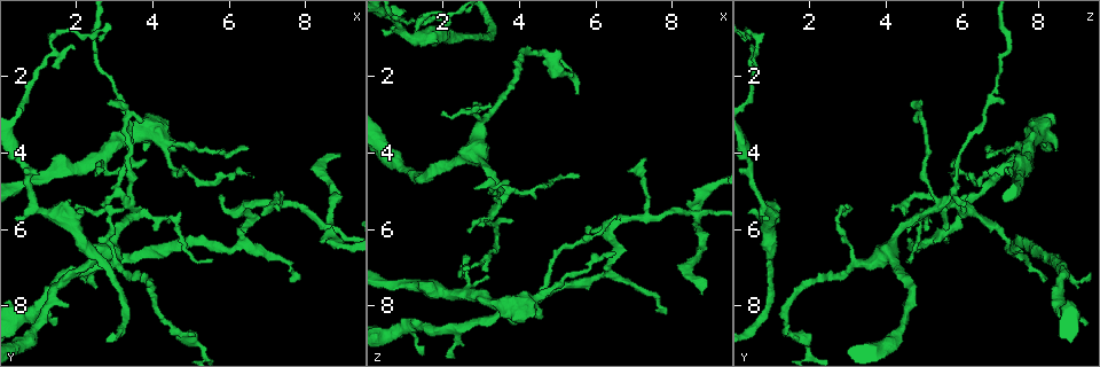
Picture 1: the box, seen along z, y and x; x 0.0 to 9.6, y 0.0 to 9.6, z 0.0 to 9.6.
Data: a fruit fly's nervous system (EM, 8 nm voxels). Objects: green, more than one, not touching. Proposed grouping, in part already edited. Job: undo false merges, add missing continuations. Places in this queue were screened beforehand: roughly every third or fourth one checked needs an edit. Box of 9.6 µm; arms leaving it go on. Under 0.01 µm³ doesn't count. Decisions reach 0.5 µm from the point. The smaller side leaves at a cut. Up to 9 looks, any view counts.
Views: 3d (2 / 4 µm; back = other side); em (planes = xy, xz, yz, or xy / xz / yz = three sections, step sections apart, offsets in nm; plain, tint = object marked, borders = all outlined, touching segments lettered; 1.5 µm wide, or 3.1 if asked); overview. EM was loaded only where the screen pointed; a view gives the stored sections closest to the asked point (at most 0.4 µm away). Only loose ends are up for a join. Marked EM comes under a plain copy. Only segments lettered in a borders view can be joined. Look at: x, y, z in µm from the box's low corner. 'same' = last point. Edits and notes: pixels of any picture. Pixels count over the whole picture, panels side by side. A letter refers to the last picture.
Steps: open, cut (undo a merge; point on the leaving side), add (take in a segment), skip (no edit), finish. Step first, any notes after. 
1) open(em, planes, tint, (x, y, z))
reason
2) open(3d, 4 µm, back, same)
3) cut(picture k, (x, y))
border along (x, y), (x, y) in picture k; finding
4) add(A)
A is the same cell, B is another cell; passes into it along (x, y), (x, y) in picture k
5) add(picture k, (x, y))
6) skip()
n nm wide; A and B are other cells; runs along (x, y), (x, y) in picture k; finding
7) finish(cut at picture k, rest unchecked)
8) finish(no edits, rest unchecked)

open(em, planes, borders, (8.60, 6.00, 5.60))
four or more arms meet

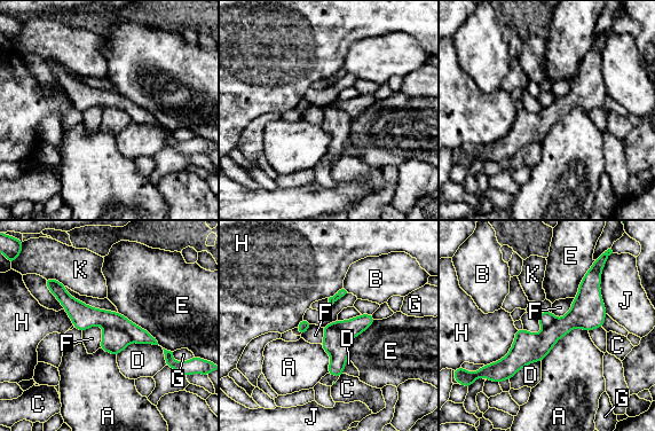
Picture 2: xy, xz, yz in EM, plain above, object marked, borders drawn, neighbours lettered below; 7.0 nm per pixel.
cut(picture 2, (115, 339))
A, B, C, D, E, F, G, H, J and K are other cells; a second cell is stuck on

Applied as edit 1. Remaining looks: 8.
open(overview)
redraw

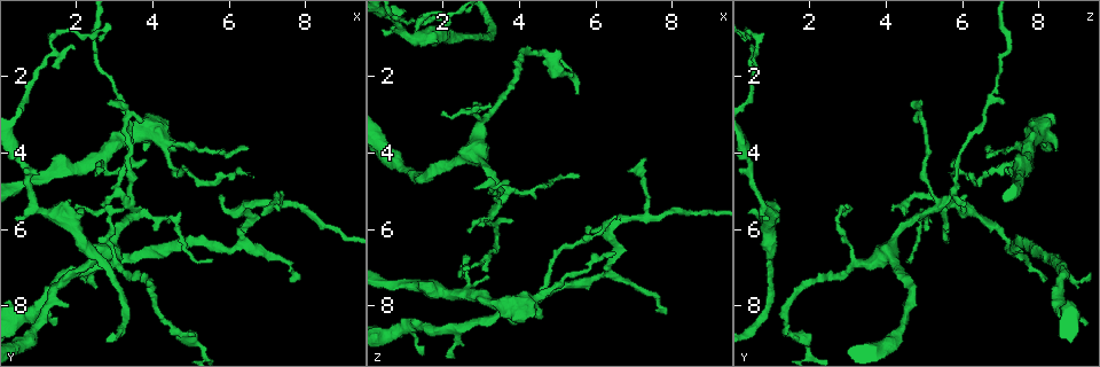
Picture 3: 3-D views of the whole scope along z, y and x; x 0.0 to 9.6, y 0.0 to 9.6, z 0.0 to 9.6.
open(em, planes, borders, (5.55, 6.75, 4.60))

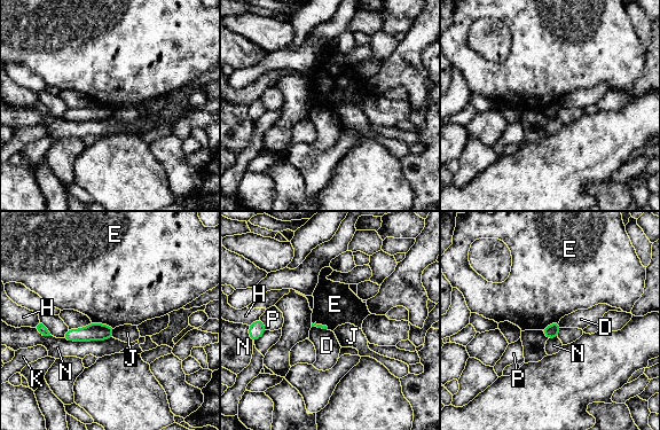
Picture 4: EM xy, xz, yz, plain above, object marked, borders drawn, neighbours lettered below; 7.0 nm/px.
skip()
D, E, H, J, K, N and P are other cells; border along (92, 321), (105, 323), (114, 328) in picture 4; none of them fits

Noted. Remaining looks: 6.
open(3d, 4 µm, (6.60, 4.60, 5.70))
tapers out

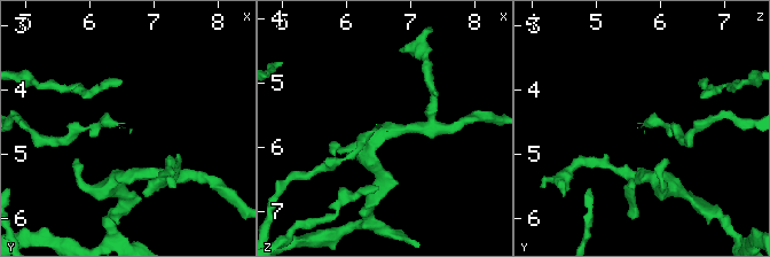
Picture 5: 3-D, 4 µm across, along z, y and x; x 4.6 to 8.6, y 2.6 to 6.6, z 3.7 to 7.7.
open(em, xz, step 4, tint, (6.60, 4.55, 5.75))

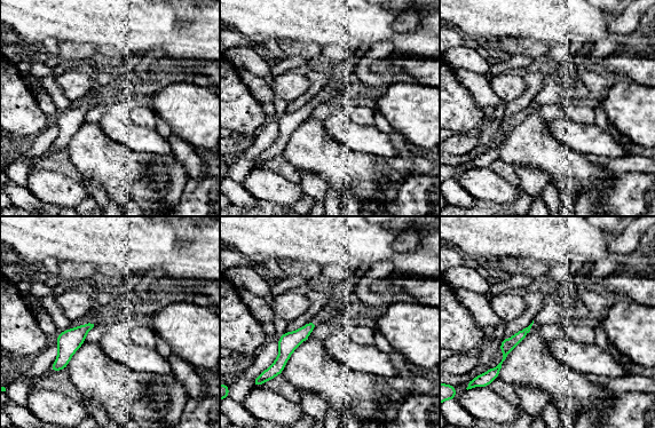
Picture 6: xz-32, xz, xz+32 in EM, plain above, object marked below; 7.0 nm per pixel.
open(em, planes, borders, same)

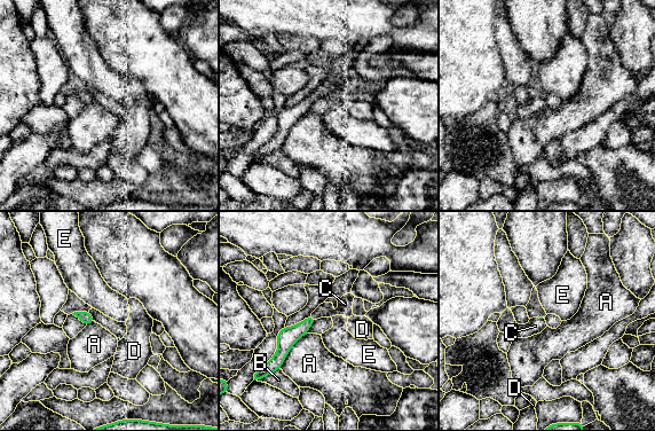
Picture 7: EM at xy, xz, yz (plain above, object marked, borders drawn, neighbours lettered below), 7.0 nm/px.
add(C)
A touches over 320 nm; C is the same cell, A, B, D and E are other cells; passes into it along (287, 336), (313, 316), (345, 304) in picture 7; the cell continues

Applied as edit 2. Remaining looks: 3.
finish(cut at picture 2, add at picture 7, rest unchecked)

